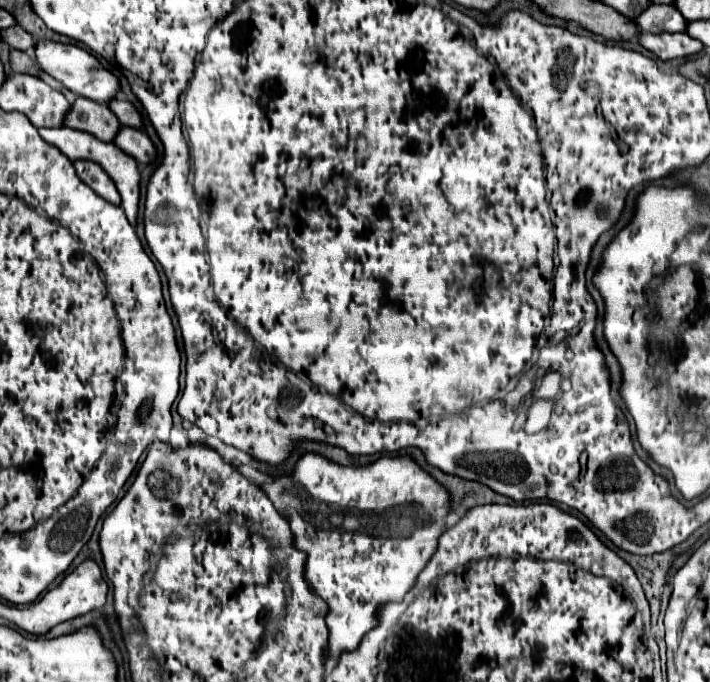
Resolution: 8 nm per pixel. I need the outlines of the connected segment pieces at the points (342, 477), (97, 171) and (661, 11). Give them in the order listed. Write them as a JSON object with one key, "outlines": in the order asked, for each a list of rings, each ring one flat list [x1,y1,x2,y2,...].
{"outlines":[[[306,451,300,455,292,471,280,469,272,483,260,483,260,489,270,497,270,501,274,501,276,511,288,519,294,547,306,553,306,581,328,605,324,619,330,635,324,661,336,661,342,653,356,651,362,637,378,625,378,607,404,599,404,595,414,587,418,573,434,555,438,537,446,529,446,517,450,513,448,489,424,471,410,455,380,457,366,467,344,467,318,453]],[[76,161,74,163,78,177,92,189,96,191,102,199,110,201,112,205,120,205,120,193,114,187,114,181,102,171,102,167,94,161]],[[650,5,634,19,642,33,686,33,688,21,674,5]]]}

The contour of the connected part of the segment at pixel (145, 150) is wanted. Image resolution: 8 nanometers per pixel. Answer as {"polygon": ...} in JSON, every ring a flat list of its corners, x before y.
{"polygon":[[122,127,122,131,118,131,114,143,118,143,118,147,122,147,122,151,126,151,128,155,134,155,134,159,138,159,138,163,152,163,156,159,156,147,152,143,152,139,134,127]]}

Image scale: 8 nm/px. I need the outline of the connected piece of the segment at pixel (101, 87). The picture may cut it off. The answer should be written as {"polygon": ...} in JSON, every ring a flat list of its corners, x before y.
{"polygon":[[38,41,36,61,42,67,42,71,46,71,54,79,62,81,70,91,74,91,80,97,86,97,86,99,92,99,98,103,110,103,120,93,120,79,114,73,110,73,106,67,102,67,100,61,82,47]]}

